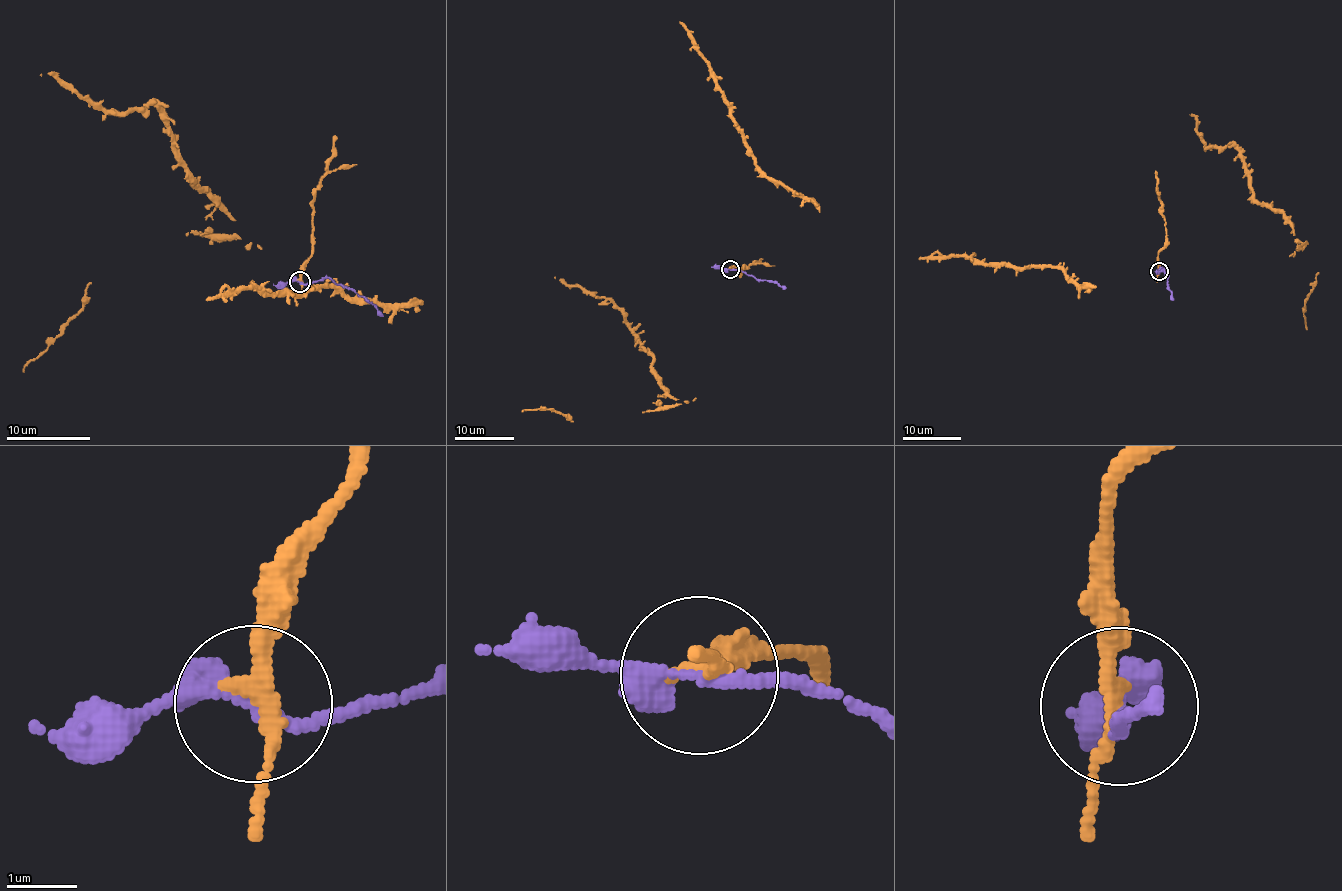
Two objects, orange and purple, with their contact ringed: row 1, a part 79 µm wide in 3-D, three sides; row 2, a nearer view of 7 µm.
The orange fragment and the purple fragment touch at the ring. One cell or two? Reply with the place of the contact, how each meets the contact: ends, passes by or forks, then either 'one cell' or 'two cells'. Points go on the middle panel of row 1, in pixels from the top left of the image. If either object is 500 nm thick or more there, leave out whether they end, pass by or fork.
at (730, 269); orange passes by; purple passes by; two cells

